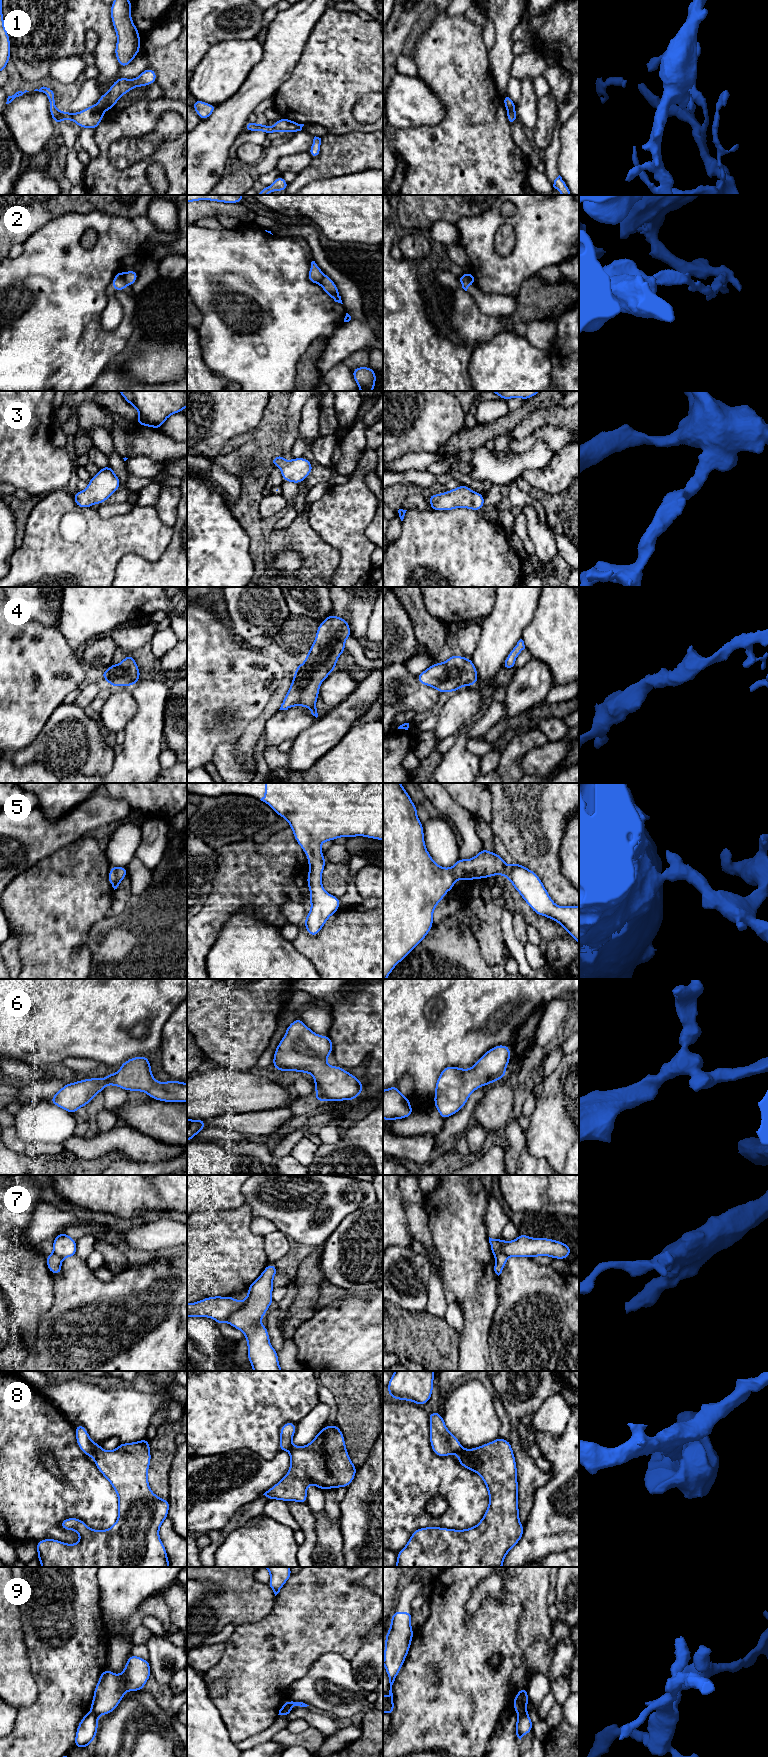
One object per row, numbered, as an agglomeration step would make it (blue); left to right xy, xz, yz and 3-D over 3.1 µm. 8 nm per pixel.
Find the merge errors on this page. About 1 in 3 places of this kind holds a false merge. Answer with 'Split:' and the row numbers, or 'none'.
Split: 1, 2, 7, 8, 9

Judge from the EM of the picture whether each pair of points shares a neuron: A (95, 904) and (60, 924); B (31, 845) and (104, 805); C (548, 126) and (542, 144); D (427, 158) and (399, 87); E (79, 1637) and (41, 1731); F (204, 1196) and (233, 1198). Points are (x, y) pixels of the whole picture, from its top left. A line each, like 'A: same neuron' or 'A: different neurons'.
A: same neuron
B: same neuron
C: same neuron
D: different neurons
E: same neuron
F: same neuron

